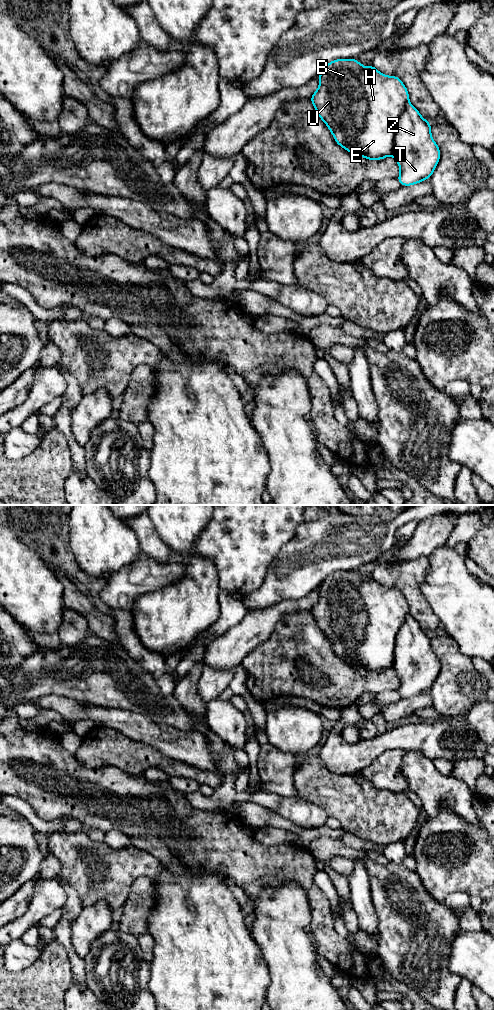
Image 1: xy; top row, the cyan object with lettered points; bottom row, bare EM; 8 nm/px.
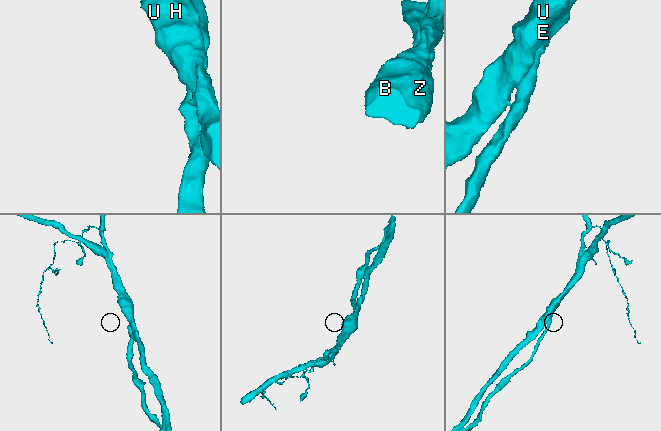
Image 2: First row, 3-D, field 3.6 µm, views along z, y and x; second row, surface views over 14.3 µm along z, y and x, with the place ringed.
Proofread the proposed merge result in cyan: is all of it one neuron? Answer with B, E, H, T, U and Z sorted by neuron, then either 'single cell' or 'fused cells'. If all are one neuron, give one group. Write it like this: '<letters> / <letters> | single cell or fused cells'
B E H T U Z | single cell

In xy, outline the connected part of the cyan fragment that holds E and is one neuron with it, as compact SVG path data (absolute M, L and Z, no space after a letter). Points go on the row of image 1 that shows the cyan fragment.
M354 58L333 60L318 76L319 87L310 100L339 146L368 160L392 155L400 168L397 180L402 186L431 178L440 149L431 136L431 123L409 103L409 93L400 78L384 75L373 65L364 67Z

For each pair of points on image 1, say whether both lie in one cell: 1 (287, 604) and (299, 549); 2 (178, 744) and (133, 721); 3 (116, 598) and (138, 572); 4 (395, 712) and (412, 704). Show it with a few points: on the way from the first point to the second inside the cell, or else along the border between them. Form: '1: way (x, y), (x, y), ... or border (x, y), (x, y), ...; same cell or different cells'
1: border (310, 591), (301, 598), (281, 599), (266, 608); different cells
2: way (167, 740), (144, 730); same cell
3: way (120, 592), (134, 578); same cell
4: way (399, 710), (408, 706); same cell

